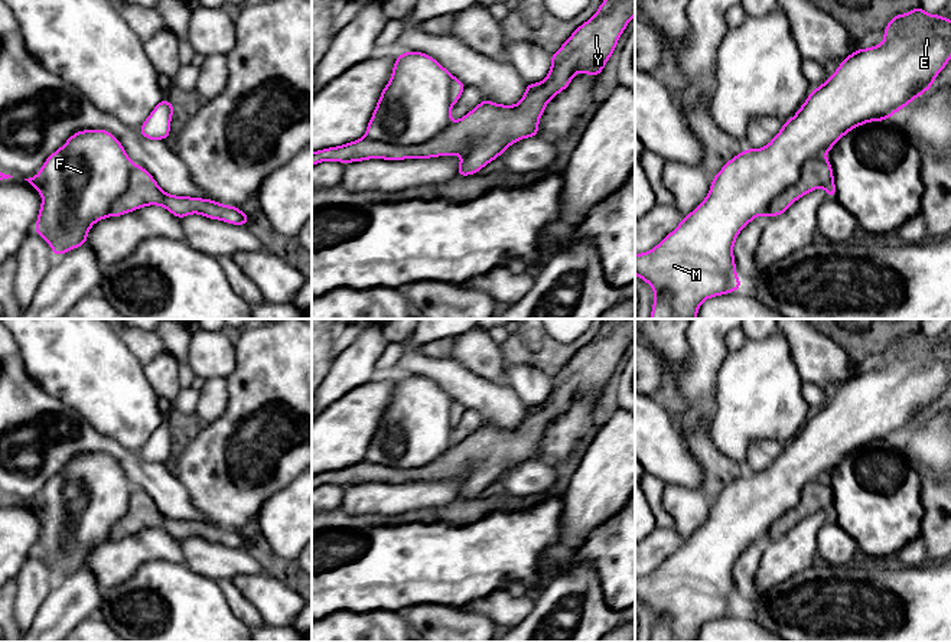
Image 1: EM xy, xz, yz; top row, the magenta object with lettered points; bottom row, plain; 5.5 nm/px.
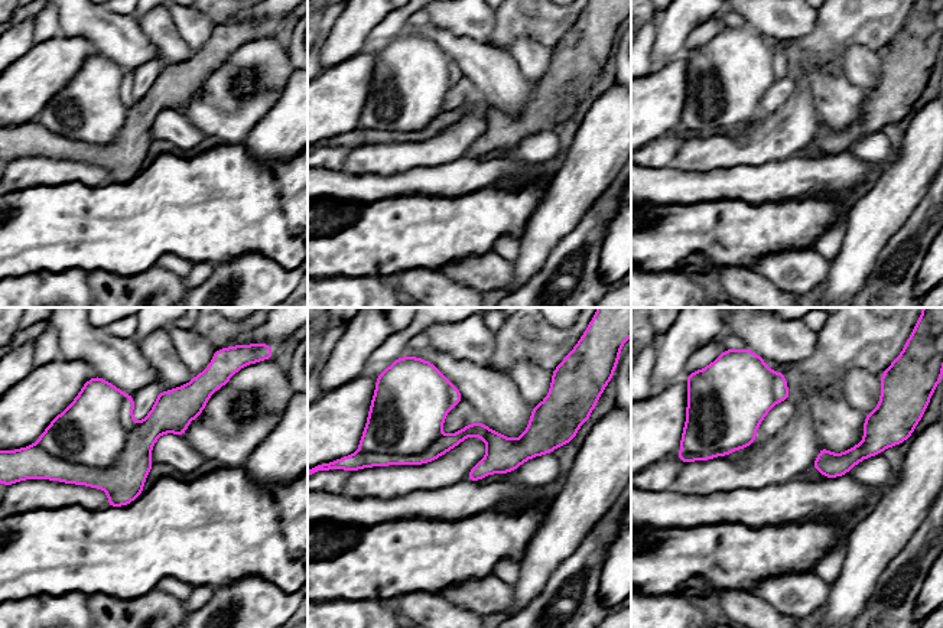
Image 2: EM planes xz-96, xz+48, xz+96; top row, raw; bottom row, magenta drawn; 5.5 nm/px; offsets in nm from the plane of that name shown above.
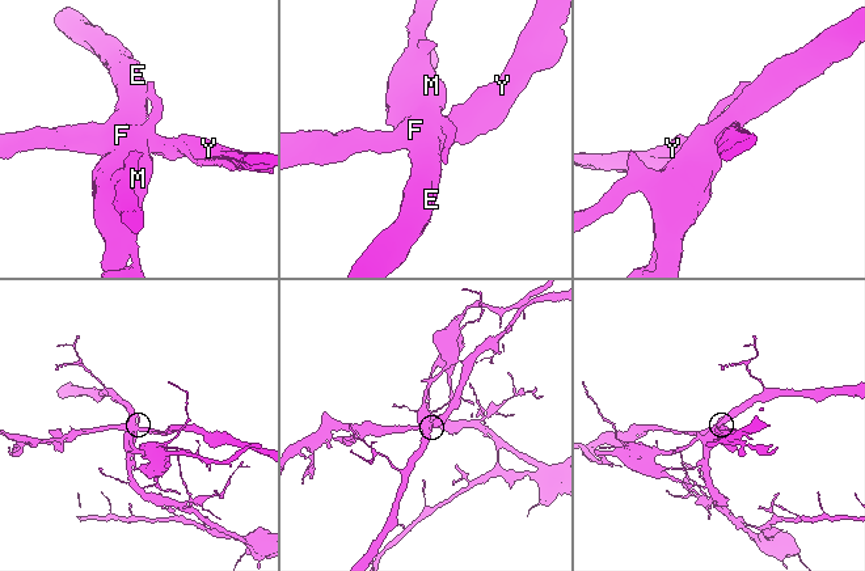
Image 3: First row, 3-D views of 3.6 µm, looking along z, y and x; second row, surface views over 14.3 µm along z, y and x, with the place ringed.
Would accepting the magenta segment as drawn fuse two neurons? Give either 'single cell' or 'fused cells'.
fused cells

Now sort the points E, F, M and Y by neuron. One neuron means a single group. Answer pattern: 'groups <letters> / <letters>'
groups E F M / Y

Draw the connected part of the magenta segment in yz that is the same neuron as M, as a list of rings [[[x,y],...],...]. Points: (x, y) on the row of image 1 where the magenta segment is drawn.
[[[921,6],[906,14],[895,14],[883,29],[880,45],[856,49],[827,78],[811,89],[797,114],[784,123],[781,131],[762,149],[745,149],[730,159],[713,177],[709,195],[680,225],[648,252],[635,254],[635,274],[654,289],[651,319],[696,319],[700,304],[743,287],[736,274],[733,245],[739,232],[759,215],[768,216],[773,199],[794,185],[802,164],[810,157],[824,156],[853,128],[870,121],[889,120],[915,98],[932,88],[934,79],[951,59],[951,20],[942,14],[928,14]]]

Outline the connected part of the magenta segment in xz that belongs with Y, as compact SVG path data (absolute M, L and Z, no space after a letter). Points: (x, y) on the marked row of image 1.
M603 0L595 16L579 26L551 55L550 74L541 82L527 84L515 105L482 100L427 143L398 146L362 137L312 151L312 166L320 162L431 159L462 153L456 176L479 173L515 141L538 137L538 123L545 105L570 85L576 72L600 76L634 16L635 0Z

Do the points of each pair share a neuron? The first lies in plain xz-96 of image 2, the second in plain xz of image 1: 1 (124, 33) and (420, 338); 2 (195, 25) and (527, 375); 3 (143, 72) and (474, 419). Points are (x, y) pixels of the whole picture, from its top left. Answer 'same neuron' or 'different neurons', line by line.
1: different neurons
2: same neuron
3: same neuron

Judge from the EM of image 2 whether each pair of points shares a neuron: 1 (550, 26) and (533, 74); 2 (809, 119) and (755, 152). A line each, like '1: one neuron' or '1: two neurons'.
1: two neurons
2: one neuron

